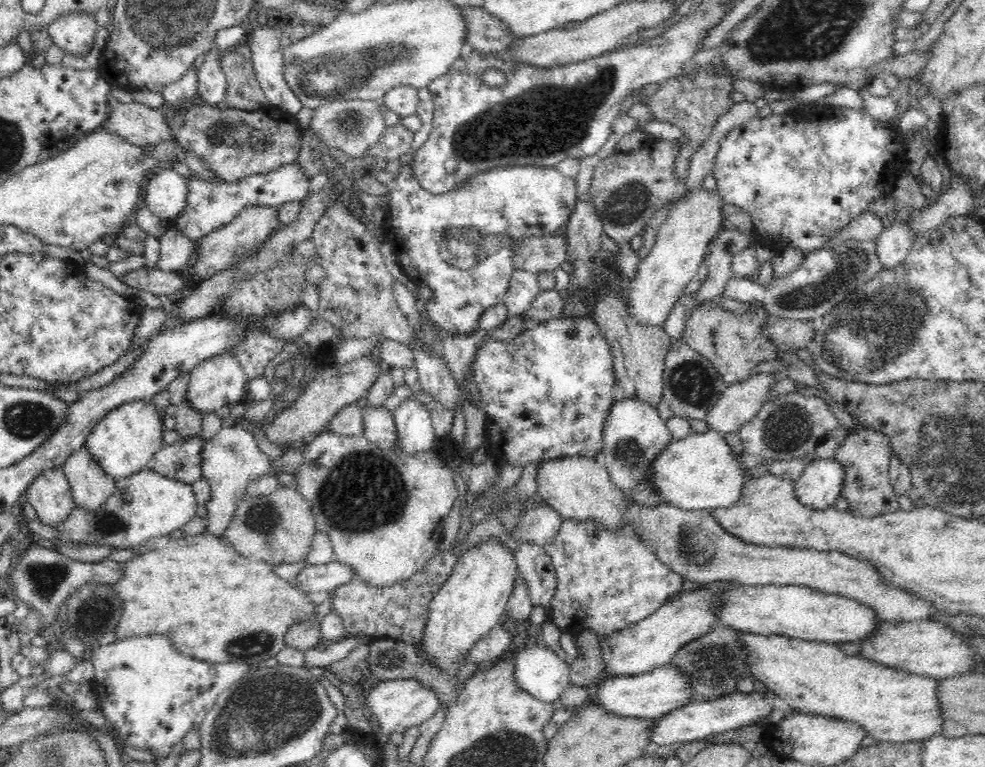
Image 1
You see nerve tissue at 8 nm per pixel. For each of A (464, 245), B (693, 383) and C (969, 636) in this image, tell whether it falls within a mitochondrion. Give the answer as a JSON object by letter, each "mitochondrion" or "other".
{"A":"mitochondrion","B":"mitochondrion","C":"other"}

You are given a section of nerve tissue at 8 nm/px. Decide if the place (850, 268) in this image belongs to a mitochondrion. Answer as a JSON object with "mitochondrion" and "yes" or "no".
{"mitochondrion":"yes"}

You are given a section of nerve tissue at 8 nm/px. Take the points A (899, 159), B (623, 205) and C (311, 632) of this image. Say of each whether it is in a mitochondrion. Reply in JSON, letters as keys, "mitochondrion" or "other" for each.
{"A":"other","B":"mitochondrion","C":"other"}

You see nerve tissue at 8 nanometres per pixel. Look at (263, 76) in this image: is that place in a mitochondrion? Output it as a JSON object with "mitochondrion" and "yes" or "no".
{"mitochondrion":"no"}

